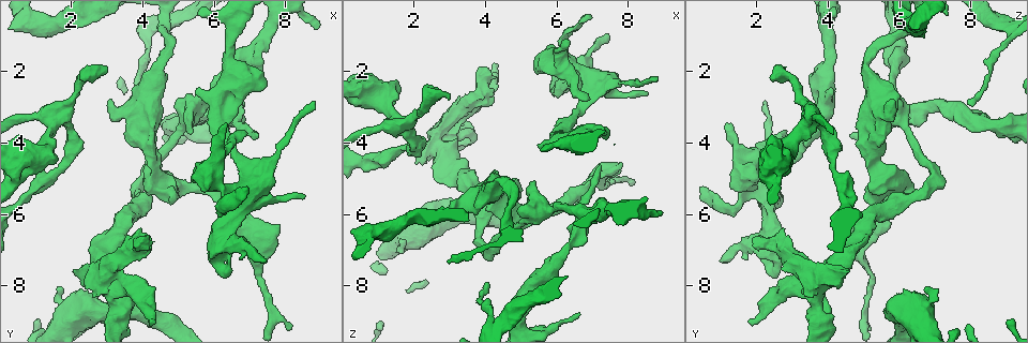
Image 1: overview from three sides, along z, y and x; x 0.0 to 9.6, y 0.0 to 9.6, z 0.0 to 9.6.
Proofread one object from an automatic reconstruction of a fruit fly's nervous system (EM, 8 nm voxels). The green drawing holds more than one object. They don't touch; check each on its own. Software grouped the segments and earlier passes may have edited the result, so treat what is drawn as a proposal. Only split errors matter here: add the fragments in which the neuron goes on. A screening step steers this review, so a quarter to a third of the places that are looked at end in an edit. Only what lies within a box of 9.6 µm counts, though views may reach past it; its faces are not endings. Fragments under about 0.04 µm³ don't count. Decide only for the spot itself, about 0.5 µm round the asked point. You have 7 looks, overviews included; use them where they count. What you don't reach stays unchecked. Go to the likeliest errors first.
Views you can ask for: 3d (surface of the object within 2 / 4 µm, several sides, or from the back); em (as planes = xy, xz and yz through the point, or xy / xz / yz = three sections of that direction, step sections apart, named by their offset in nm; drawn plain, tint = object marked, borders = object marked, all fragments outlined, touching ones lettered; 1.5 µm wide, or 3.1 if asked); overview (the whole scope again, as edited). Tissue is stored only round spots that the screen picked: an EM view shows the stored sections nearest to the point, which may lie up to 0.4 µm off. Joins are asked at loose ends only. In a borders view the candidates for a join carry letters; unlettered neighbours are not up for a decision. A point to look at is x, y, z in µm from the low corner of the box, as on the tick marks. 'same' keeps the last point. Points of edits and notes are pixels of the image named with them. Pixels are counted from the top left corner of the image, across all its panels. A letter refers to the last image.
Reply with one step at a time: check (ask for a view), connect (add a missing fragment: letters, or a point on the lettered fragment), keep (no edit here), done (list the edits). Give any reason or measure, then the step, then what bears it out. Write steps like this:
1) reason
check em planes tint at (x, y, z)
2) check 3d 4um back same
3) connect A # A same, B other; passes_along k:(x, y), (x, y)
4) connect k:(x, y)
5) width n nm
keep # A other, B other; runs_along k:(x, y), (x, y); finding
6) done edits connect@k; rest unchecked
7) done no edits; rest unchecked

branch stops here
check em yz step 8 borders at (1.75, 8.05, 6.70)

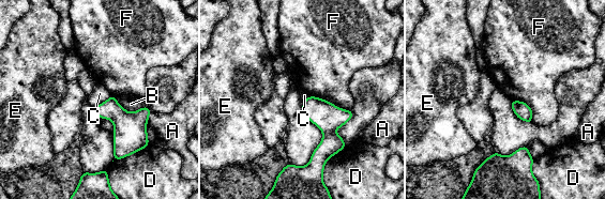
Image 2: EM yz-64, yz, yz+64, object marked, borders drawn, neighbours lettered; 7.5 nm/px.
width 120 nm
keep # A other, B other, C other, D other, E other, F other; border 2:(309, 95), (351, 109); no lettered fragment goes on from it

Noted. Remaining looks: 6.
free end
check em planes borders at (4.30, 9.10, 1.75)

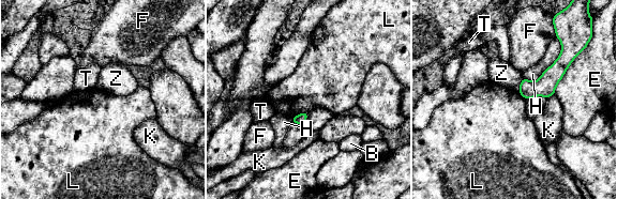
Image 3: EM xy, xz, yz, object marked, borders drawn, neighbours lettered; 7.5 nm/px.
keep # B other, E other, F other, H other, K other, L other, T other, Z other; no lettered fragment goes on from it

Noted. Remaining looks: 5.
thick end
check em xy step 4 tint at (7.65, 4.95, 2.15)

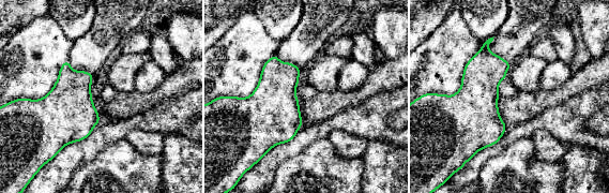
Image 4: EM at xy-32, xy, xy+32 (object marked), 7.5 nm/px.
check em planes borders same

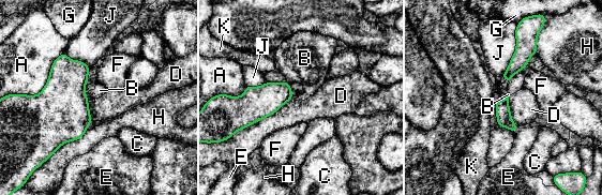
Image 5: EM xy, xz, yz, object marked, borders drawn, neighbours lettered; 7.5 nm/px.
keep # A other, B other, C other, D other, E other, F other, G other, H other, J other, K other; border 5:(291, 98), (228, 138); no lettered fragment goes on from it

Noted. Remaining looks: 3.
done no edits; rest unchecked

